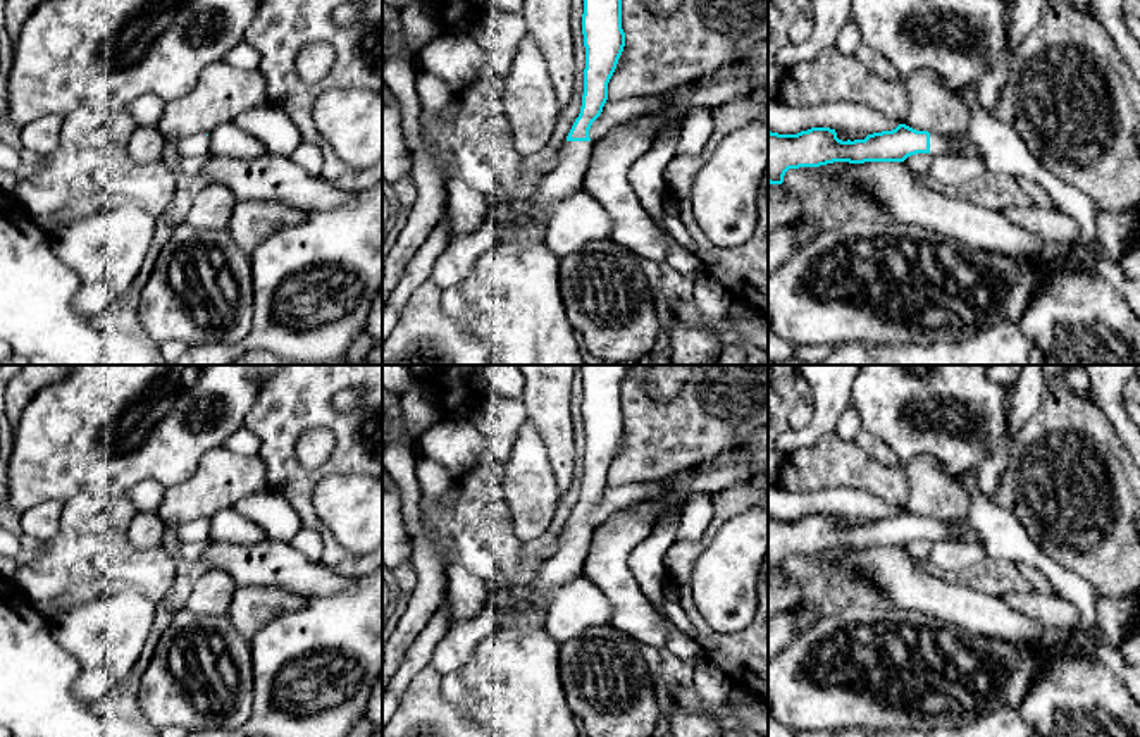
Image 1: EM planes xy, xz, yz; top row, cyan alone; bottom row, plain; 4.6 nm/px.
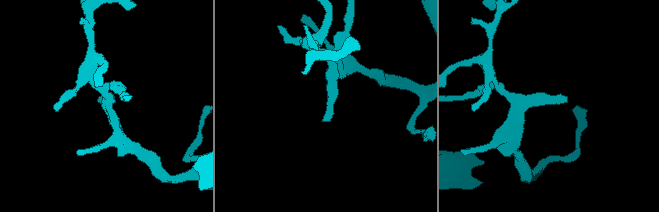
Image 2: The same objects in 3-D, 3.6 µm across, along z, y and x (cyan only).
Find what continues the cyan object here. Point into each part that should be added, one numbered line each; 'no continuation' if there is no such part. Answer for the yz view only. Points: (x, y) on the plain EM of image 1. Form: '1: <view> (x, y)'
1: yz (939, 532)

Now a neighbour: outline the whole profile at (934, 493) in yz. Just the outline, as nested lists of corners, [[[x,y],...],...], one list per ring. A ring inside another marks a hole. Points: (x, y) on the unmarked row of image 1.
[[[916,456],[906,463],[909,496],[904,510],[916,517],[952,522],[968,518],[970,494],[961,477],[951,475],[932,456]]]

